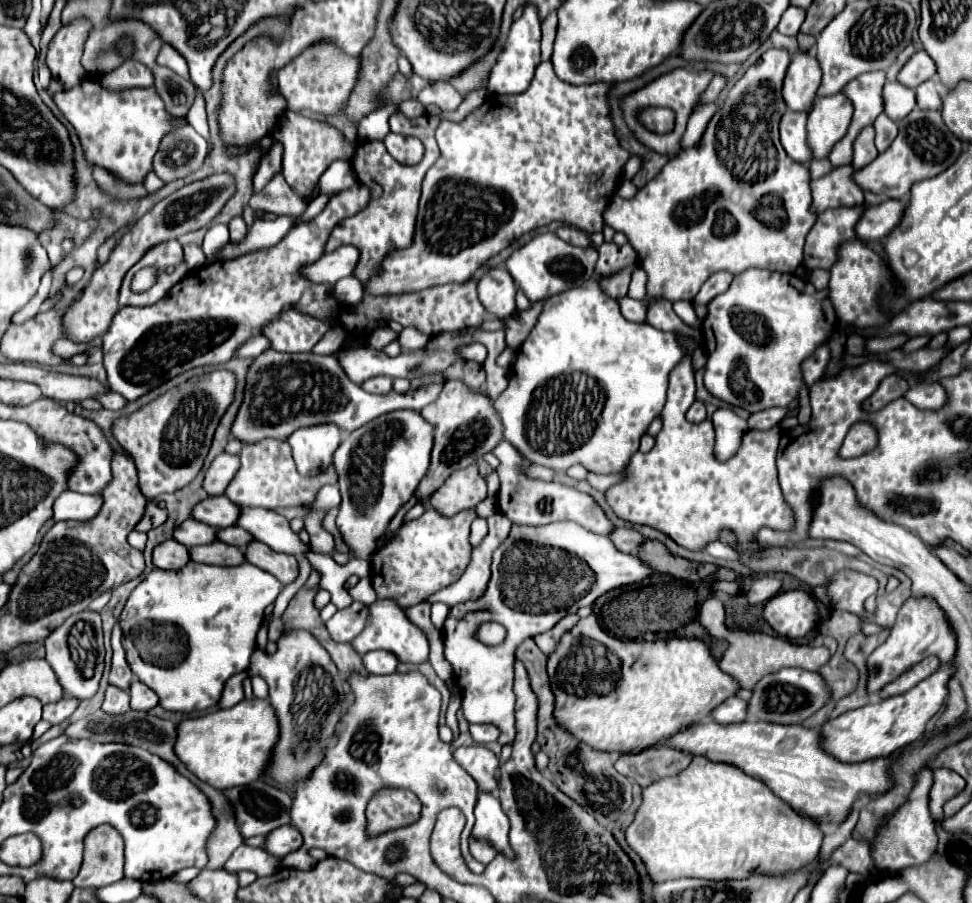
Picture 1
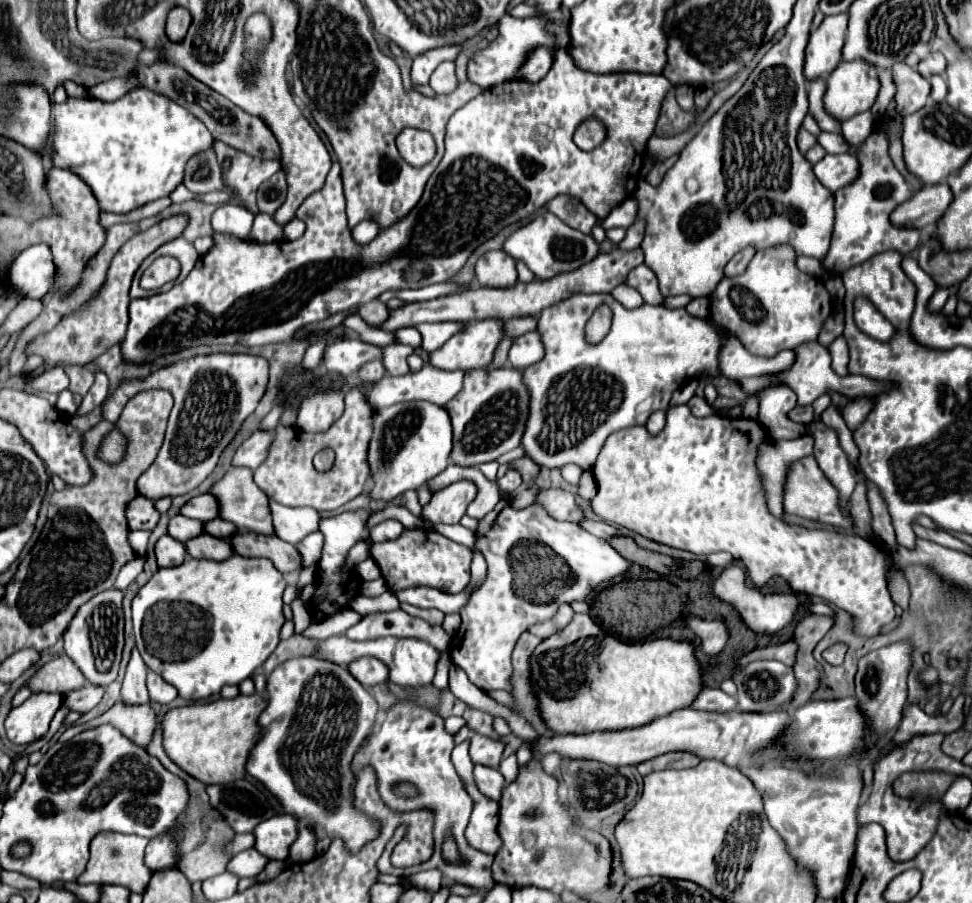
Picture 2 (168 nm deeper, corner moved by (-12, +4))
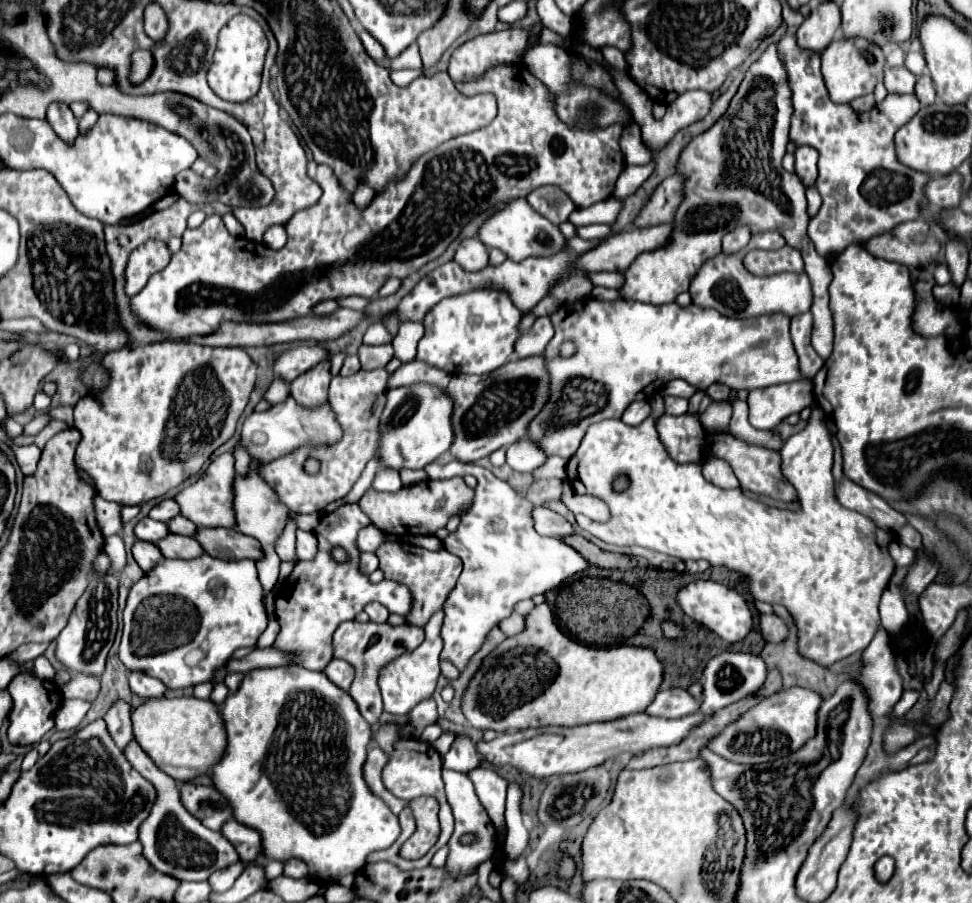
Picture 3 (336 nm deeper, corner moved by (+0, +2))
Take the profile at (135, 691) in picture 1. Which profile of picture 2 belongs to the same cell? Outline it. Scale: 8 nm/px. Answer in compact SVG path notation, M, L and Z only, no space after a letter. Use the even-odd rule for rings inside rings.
M148 672L146 686L148 686L148 694L150 694L150 700L152 700L152 702L168 704L168 702L172 702L172 700L178 696L176 688L170 686L168 682L164 682L156 672Z

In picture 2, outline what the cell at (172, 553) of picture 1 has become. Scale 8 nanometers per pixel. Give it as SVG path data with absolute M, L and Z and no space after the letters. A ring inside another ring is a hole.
M162 536L154 546L154 554L156 554L158 566L168 568L168 566L176 566L184 562L186 548L178 540L172 540L170 536Z

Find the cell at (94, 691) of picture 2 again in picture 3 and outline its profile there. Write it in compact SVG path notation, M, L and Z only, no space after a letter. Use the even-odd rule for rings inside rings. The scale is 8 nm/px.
M74 674L74 678L62 686L62 694L66 700L80 698L86 702L94 702L100 690L100 680L88 674Z

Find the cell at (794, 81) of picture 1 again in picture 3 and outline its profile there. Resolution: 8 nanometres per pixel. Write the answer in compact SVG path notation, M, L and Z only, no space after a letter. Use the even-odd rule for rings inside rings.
M822 2L812 14L802 22L796 32L798 46L802 50L822 54L824 48L834 40L840 28L840 8L834 2Z

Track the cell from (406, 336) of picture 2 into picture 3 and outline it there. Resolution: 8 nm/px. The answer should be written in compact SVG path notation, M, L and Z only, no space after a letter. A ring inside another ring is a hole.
M372 324L366 334L364 334L364 342L366 344L390 344L392 342L392 334L388 332L388 328L384 324Z

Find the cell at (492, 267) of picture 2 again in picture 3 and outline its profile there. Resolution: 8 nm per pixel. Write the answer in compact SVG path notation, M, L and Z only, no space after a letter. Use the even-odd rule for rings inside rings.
M468 238L458 246L454 262L464 270L484 270L484 266L490 266L488 248L478 238Z

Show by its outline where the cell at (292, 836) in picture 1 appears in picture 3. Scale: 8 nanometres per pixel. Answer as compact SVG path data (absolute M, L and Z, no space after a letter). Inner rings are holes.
M228 820L222 826L222 834L234 844L242 862L252 862L262 856L260 854L260 836L250 826L240 826L240 822L236 822L236 820Z

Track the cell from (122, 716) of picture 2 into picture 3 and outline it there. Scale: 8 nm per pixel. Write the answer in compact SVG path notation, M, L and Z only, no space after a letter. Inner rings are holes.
M136 740L128 742L128 748L122 750L128 762L146 778L150 780L156 790L158 798L152 806L150 816L140 826L140 842L144 846L144 856L152 862L152 866L164 874L172 874L180 880L208 880L208 876L220 868L226 868L234 862L238 862L236 848L220 834L212 832L206 826L202 826L200 820L196 820L180 802L180 794L176 790L176 784L170 776L160 772L152 758L138 746Z

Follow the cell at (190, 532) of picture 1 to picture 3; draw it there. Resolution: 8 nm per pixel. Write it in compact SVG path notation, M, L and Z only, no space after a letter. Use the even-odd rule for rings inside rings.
M144 518L144 520L140 520L138 524L136 524L136 536L138 536L138 540L144 540L144 542L152 542L152 544L156 544L156 542L160 542L164 536L168 536L168 526L164 524L164 522L156 522L156 520L152 520L152 518Z

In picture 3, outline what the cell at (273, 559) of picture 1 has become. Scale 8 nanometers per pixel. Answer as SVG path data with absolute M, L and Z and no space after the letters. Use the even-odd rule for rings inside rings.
M202 528L196 532L196 540L210 556L220 560L250 558L258 562L264 556L262 546L256 542L256 538L240 534L234 528Z

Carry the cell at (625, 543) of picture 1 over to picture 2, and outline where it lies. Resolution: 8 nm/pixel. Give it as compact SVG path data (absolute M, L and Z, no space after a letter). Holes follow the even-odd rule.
M580 520L578 526L584 528L586 532L590 532L590 534L598 536L598 538L604 538L604 540L610 540L612 536L618 536L616 528L608 526L608 524L602 522L602 520Z

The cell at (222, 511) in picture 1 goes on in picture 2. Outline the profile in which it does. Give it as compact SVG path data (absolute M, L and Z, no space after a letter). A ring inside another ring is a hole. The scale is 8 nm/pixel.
M208 494L194 496L180 508L180 514L186 518L202 520L202 522L212 520L212 518L216 518L216 500L212 500L212 496L208 496Z

